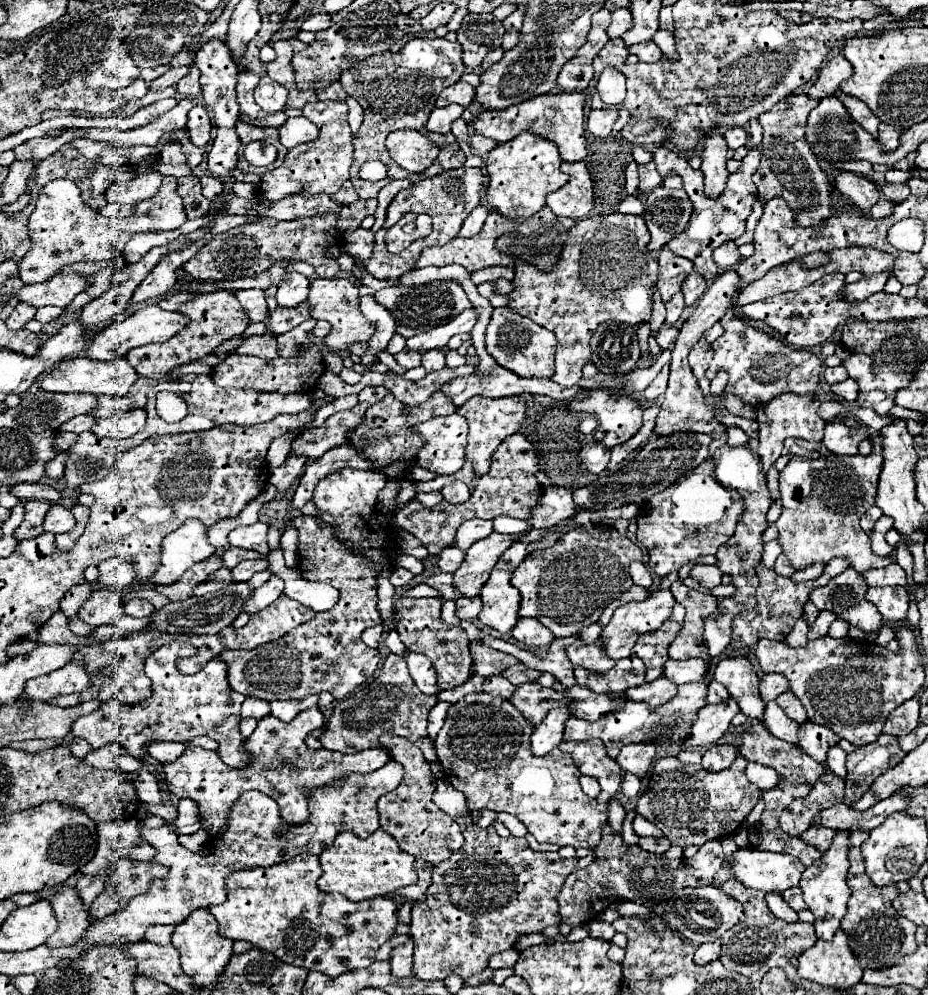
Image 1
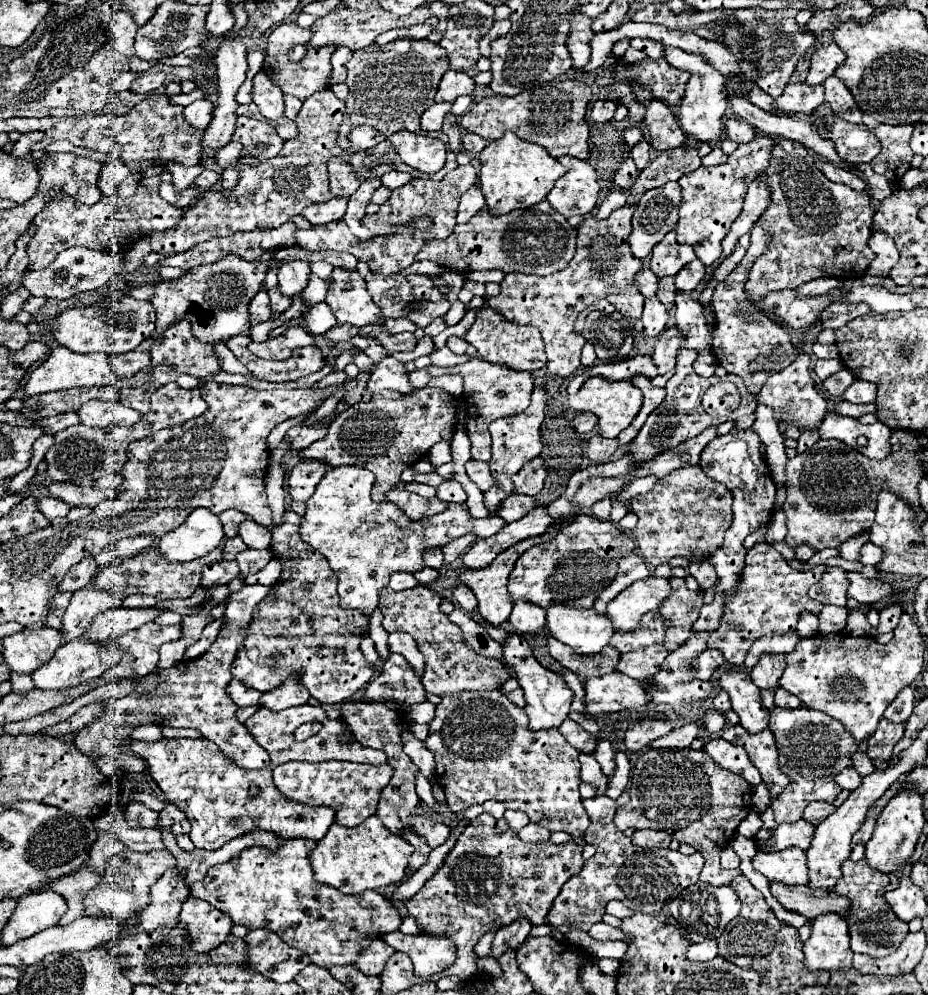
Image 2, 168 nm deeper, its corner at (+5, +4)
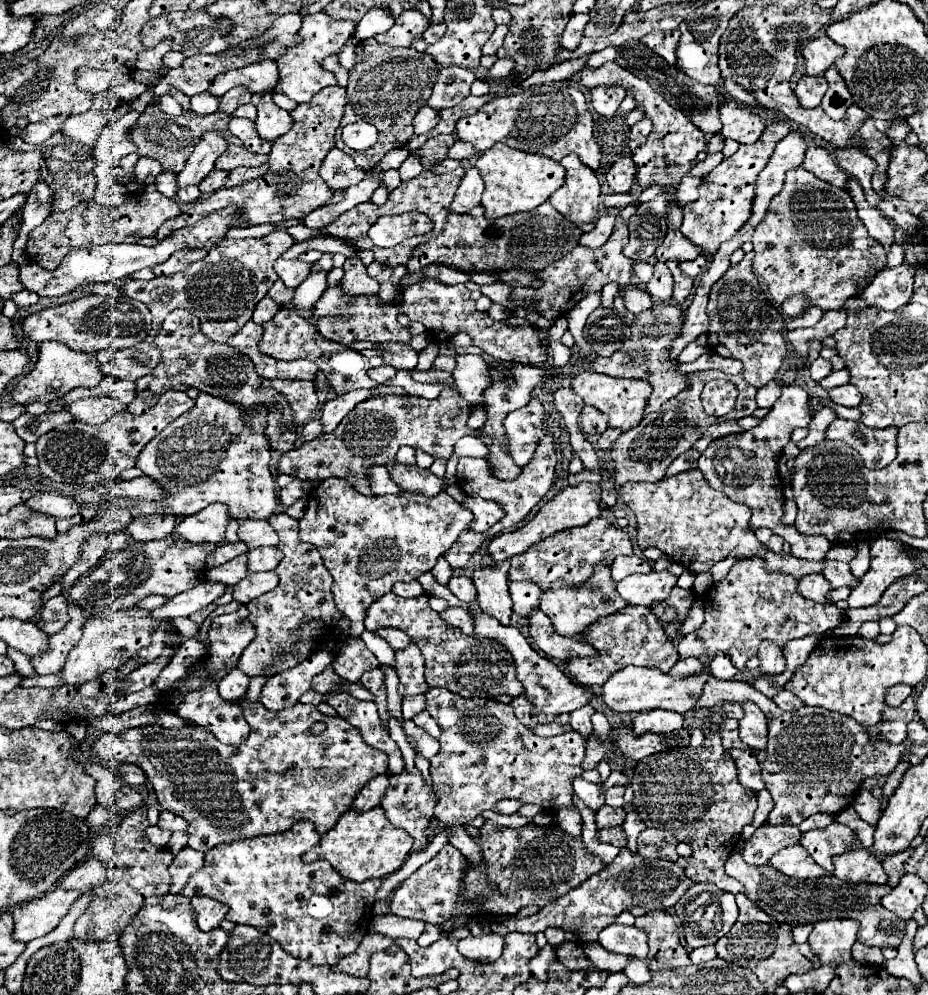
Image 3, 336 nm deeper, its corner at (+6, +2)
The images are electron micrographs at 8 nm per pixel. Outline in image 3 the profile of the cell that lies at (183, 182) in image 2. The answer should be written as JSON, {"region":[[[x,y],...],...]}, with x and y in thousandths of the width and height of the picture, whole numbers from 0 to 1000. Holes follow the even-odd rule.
{"region":[[[207,186],[207,188],[198,188],[198,190],[194,190],[194,192],[190,194],[190,198],[192,198],[192,202],[196,202],[196,204],[207,204],[207,202],[216,200],[218,194],[216,194],[213,186]]]}

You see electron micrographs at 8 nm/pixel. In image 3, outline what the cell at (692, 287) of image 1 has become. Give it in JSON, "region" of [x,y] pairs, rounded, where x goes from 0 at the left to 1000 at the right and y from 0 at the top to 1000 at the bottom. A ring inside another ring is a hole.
{"region":[[[752,256],[752,258],[746,260],[746,262],[737,262],[737,264],[733,264],[733,270],[737,272],[737,276],[750,280],[750,278],[759,272],[761,264],[763,264],[763,258],[761,258],[761,256]]]}

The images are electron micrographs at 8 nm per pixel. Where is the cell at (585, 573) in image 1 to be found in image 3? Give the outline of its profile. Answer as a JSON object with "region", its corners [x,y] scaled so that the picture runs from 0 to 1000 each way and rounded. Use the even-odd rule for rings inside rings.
{"region":[[[644,520],[629,530],[597,536],[595,540],[582,544],[582,548],[573,548],[573,552],[569,552],[567,556],[552,560],[550,584],[575,584],[578,588],[582,588],[584,594],[588,594],[593,586],[599,582],[608,582],[612,588],[625,588],[638,578],[642,568],[647,566],[657,568],[664,562],[664,558],[679,558],[679,556],[681,546],[677,536],[666,532],[657,522]]]}

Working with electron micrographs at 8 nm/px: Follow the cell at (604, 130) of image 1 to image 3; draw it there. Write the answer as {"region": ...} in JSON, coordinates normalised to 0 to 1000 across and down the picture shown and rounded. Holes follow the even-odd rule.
{"region":[[[644,85],[636,91],[638,108],[651,118],[659,118],[666,112],[672,97],[675,97],[675,91],[668,89],[668,85]]]}

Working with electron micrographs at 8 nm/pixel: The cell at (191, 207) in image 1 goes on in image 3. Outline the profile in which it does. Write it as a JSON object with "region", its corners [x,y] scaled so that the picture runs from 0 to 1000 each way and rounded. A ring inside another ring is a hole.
{"region":[[[175,172],[170,178],[168,178],[168,188],[175,196],[179,198],[188,198],[190,192],[192,192],[192,186],[190,186],[190,174],[181,174],[181,172]]]}

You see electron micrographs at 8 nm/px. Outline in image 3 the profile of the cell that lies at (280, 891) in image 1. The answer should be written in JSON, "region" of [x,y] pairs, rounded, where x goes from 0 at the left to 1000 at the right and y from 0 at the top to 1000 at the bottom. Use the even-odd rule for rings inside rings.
{"region":[[[321,825],[310,837],[233,849],[222,857],[220,871],[205,881],[194,899],[228,902],[246,910],[246,926],[276,932],[300,946],[315,962],[358,972],[377,960],[397,938],[405,893],[412,885],[379,889],[353,865],[328,867],[325,859],[341,845],[345,845],[345,839],[336,825]]]}

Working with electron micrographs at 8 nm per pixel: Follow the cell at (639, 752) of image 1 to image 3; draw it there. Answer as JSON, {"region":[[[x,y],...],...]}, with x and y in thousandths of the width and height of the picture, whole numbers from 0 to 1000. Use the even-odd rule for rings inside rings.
{"region":[[[703,713],[696,717],[685,719],[681,733],[685,739],[690,737],[724,737],[728,733],[735,733],[735,725],[737,721],[733,717],[726,715],[718,715],[718,713]]]}

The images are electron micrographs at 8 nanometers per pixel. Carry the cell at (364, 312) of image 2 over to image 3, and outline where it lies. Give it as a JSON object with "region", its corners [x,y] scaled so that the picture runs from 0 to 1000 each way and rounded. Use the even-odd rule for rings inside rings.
{"region":[[[386,256],[375,258],[371,264],[369,292],[375,296],[403,296],[403,294],[407,294],[407,282],[397,278],[394,266],[388,262]]]}

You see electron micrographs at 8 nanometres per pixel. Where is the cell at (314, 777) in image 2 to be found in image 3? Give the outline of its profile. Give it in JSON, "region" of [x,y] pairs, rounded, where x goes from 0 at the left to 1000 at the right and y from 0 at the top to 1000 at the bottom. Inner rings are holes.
{"region":[[[407,779],[405,783],[401,783],[381,803],[379,813],[384,815],[399,815],[401,811],[405,811],[414,799],[418,791],[418,779]]]}

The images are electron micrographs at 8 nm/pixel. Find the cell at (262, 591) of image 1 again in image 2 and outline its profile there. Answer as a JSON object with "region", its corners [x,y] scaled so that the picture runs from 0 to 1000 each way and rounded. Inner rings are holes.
{"region":[[[264,588],[260,594],[247,600],[242,612],[242,628],[238,638],[230,644],[230,648],[212,662],[195,664],[182,672],[169,672],[163,678],[154,680],[139,698],[126,705],[117,705],[111,711],[111,719],[92,729],[81,737],[81,749],[92,759],[100,761],[117,761],[124,763],[133,751],[139,749],[139,739],[145,731],[156,727],[167,727],[173,731],[208,731],[221,743],[230,745],[238,757],[260,773],[283,773],[290,769],[290,759],[286,753],[277,749],[277,745],[268,739],[262,727],[253,723],[255,709],[247,703],[245,690],[251,682],[247,670],[255,658],[255,650],[264,642],[264,632],[270,624],[273,610],[286,602],[290,596],[288,588]]]}

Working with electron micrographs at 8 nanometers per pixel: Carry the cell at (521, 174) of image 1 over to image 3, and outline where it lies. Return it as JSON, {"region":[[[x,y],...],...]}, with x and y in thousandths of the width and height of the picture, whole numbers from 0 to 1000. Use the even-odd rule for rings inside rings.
{"region":[[[534,144],[530,150],[522,152],[515,158],[513,168],[524,186],[519,194],[519,206],[524,210],[522,218],[526,220],[537,220],[558,212],[573,212],[608,186],[608,168],[603,164],[586,156],[573,156],[550,150],[543,144]]]}

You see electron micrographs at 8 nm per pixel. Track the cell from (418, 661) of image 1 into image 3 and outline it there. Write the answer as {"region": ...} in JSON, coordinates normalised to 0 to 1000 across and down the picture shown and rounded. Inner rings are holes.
{"region":[[[407,632],[405,636],[407,636],[412,642],[416,642],[418,648],[420,648],[425,654],[431,654],[431,652],[435,652],[435,650],[442,646],[442,640],[440,640],[435,634],[431,634],[431,632]]]}

